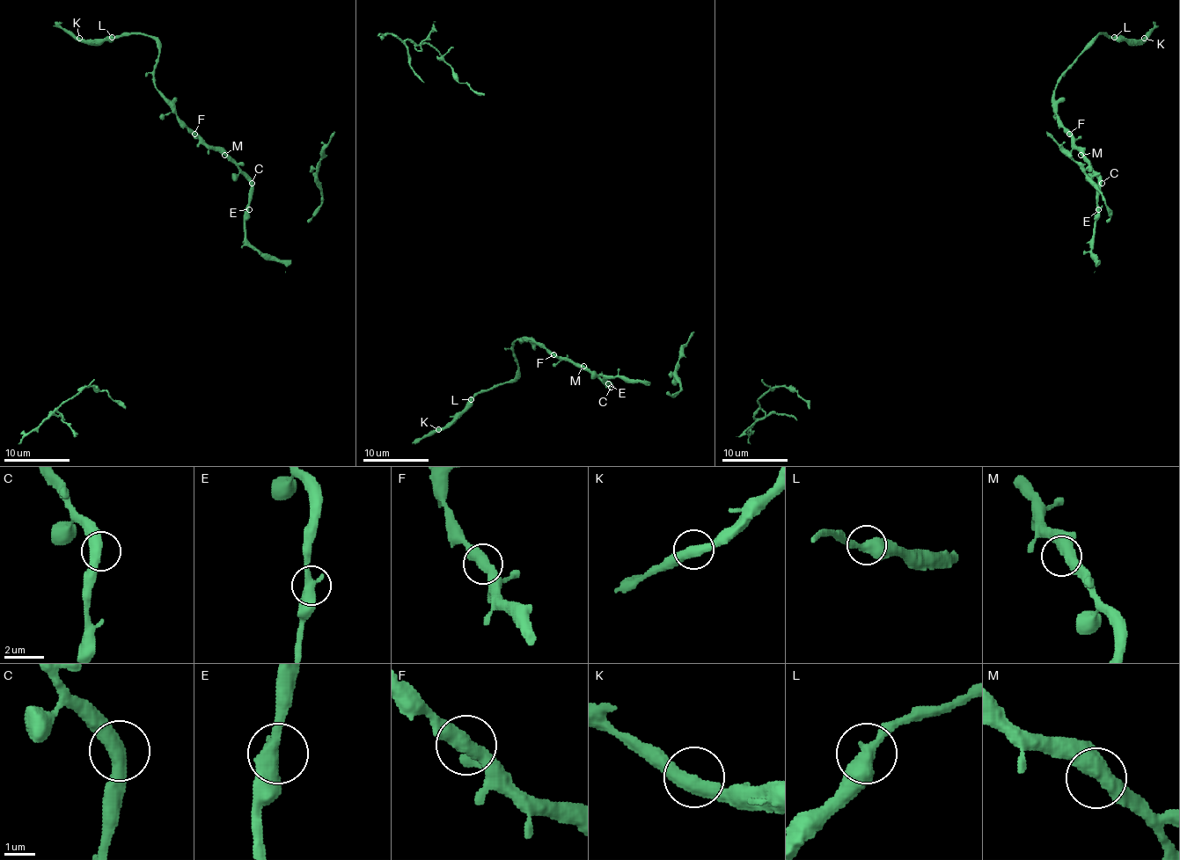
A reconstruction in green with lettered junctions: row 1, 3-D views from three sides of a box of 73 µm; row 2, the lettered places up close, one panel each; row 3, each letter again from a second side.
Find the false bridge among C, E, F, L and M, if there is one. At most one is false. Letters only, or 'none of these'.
none of these

